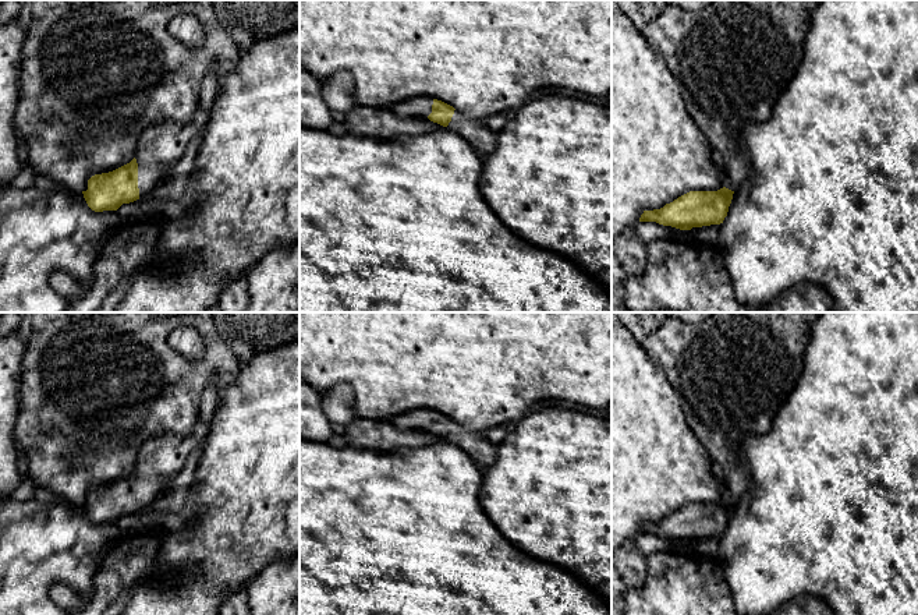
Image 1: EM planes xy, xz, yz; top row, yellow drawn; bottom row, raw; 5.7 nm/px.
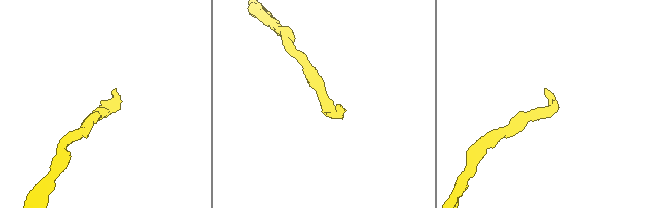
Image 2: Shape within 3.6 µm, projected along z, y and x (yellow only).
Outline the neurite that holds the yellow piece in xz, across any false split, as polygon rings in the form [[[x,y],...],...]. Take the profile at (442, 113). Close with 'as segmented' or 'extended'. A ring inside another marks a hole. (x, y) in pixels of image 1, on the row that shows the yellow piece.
[[[430,96],[407,99],[393,105],[390,110],[398,117],[428,117],[457,132],[482,156],[492,155],[497,145],[499,132],[492,131],[482,120],[468,119],[453,106]]]; extended

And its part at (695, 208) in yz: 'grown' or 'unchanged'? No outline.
grown

